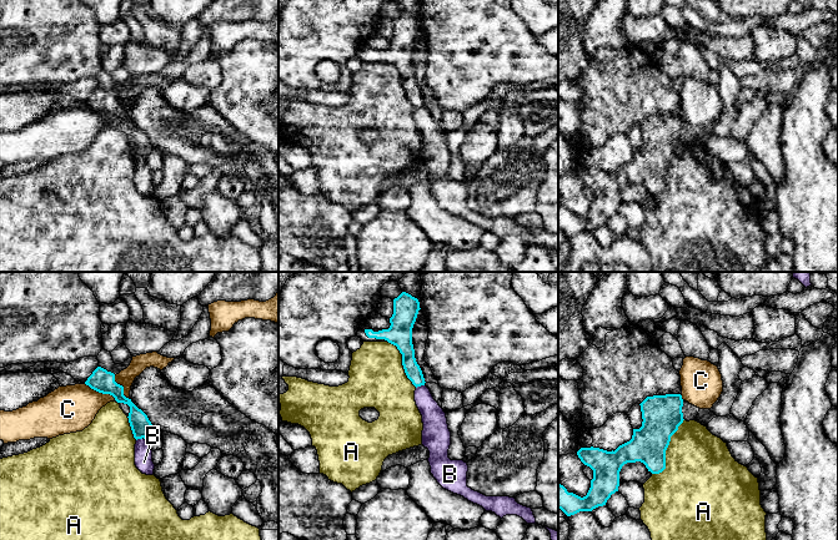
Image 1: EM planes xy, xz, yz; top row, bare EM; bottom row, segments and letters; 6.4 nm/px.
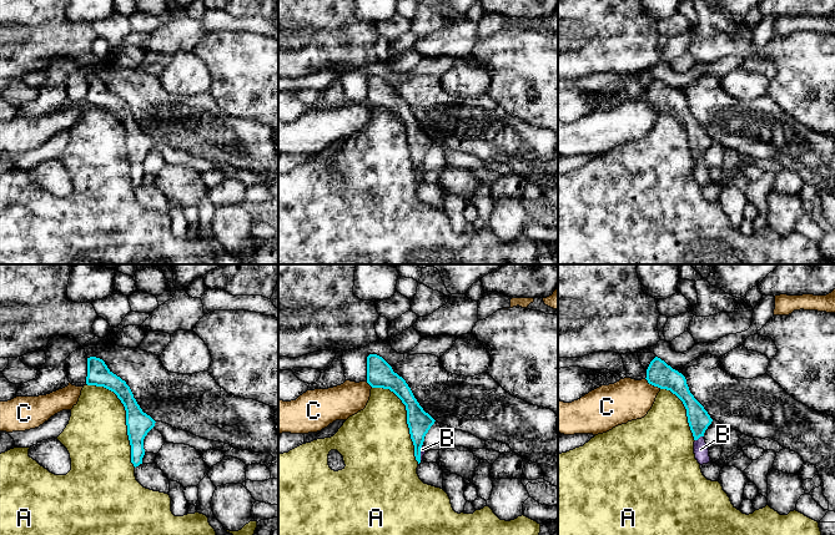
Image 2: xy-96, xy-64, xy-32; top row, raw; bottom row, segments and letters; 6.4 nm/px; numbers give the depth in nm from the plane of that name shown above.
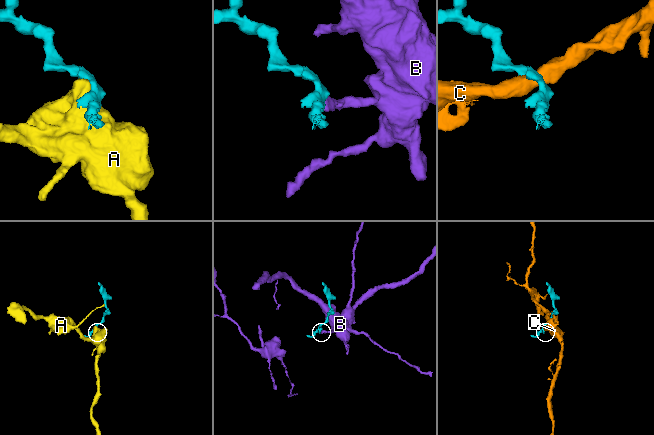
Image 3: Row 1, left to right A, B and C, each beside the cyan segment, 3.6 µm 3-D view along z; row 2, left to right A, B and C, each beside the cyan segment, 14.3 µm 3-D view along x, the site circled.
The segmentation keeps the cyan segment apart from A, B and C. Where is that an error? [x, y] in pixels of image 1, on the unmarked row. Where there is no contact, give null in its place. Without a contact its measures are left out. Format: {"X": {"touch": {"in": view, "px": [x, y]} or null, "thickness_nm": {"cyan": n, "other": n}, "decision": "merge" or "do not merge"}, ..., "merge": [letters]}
{"A": {"touch": {"in": "yz", "px": [666, 170]}, "thickness_nm": {"cyan": 260, "other": 440}, "decision": "do not merge"}, "B": {"touch": {"in": "xy", "px": [140, 159]}, "thickness_nm": {"cyan": 130, "other": 110}, "decision": "merge"}, "C": {"touch": {"in": "xy", "px": [101, 112]}, "thickness_nm": {"cyan": 150, "other": 300}, "decision": "do not merge"}, "merge": ["B"]}

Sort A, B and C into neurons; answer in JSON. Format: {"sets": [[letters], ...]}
{"sets": [["A"], ["B"], ["C"]]}

